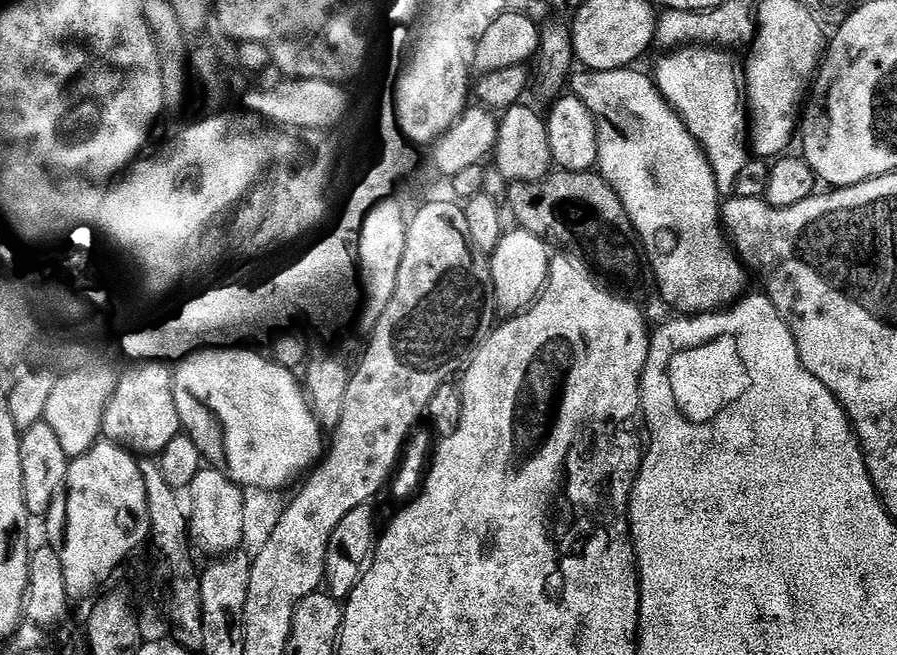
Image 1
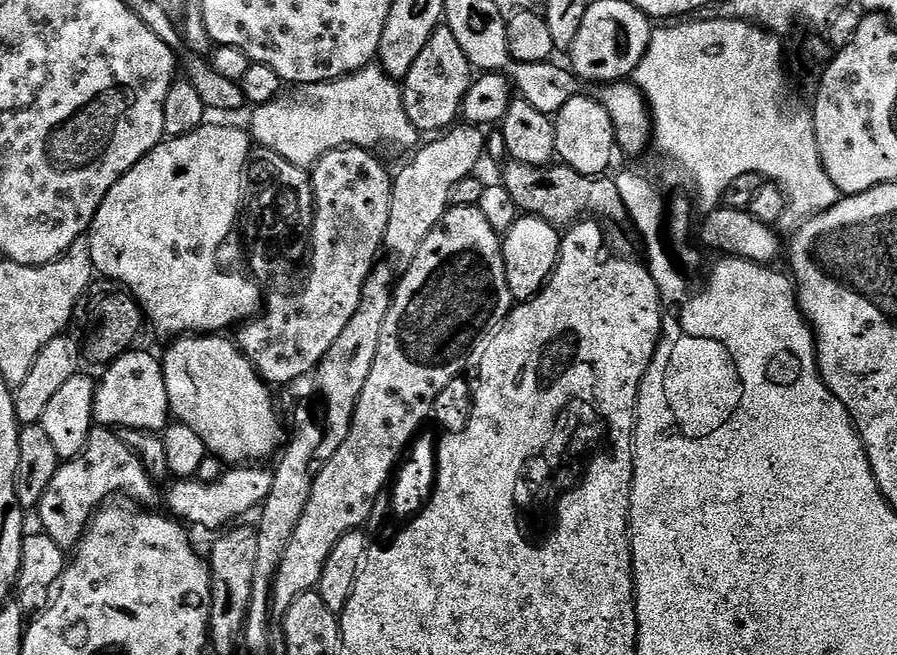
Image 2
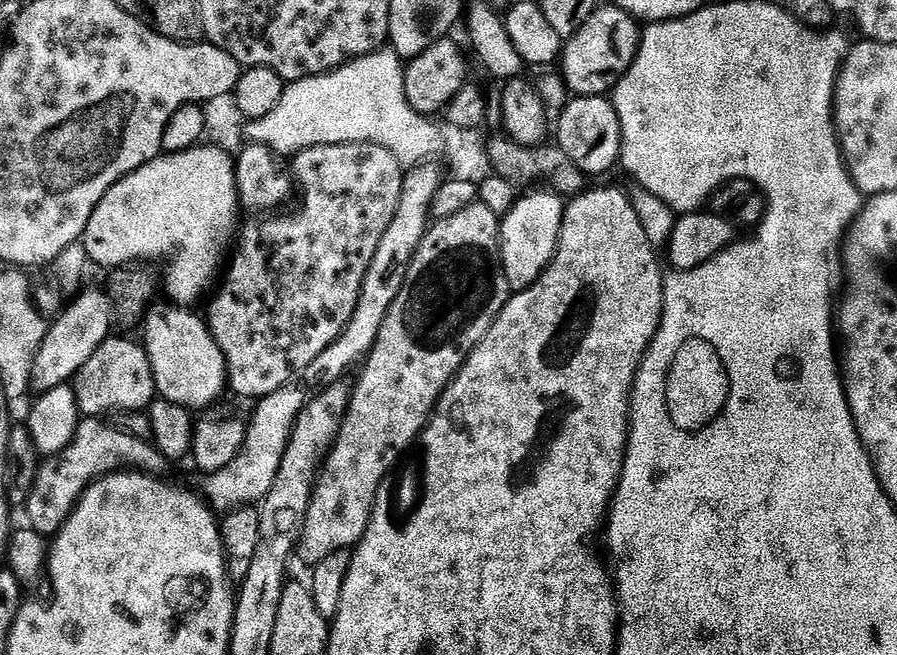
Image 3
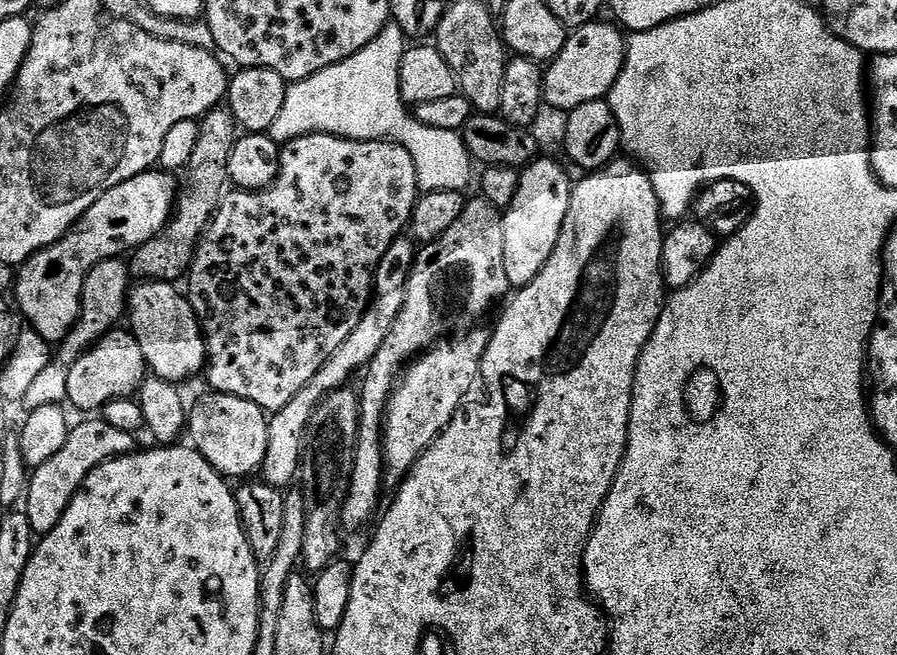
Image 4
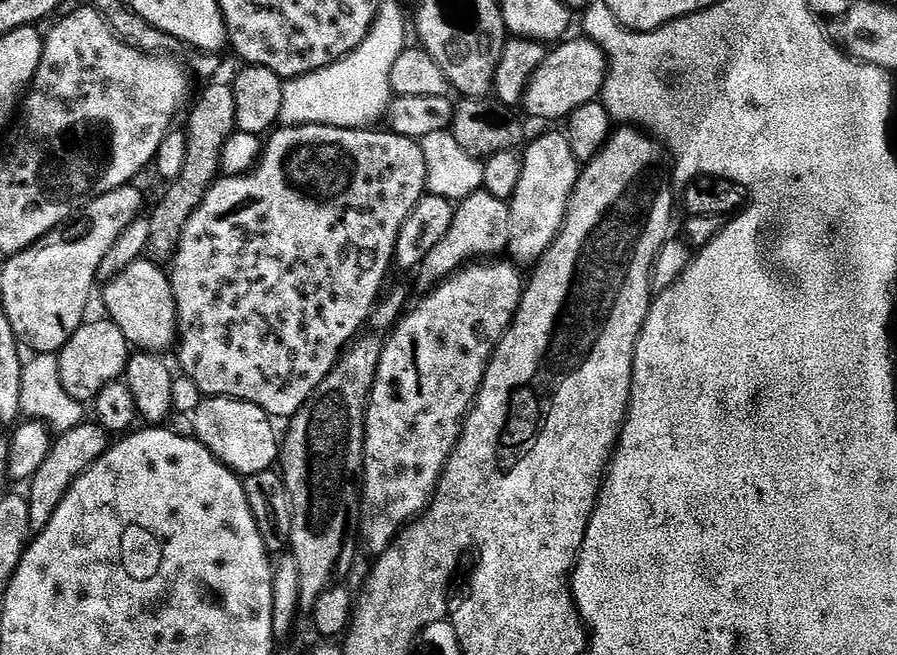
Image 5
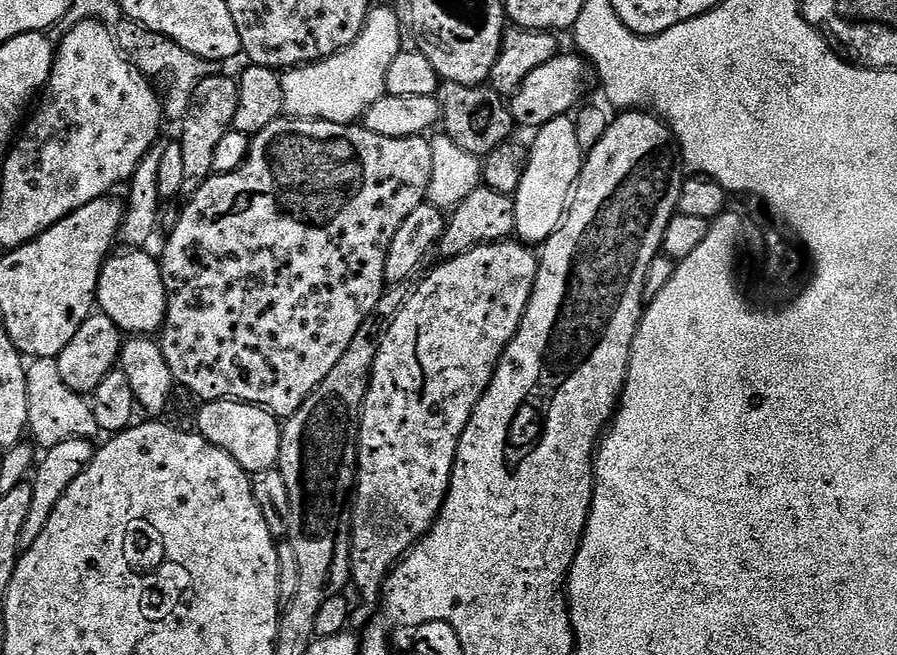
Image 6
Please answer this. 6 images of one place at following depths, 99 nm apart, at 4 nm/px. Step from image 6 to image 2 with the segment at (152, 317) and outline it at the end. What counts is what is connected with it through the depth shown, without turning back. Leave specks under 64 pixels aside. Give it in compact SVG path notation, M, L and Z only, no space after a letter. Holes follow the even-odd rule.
M184 334L179 338L173 339L172 344L165 350L162 355L162 363L164 365L164 381L166 382L166 394L168 395L168 406L171 415L175 417L179 423L190 426L190 430L194 430L194 434L198 434L198 438L202 438L202 442L207 446L209 453L219 461L228 466L244 466L249 462L264 462L264 459L275 450L279 449L280 444L280 420L276 417L276 408L272 405L272 396L269 385L261 380L260 375L253 368L252 364L244 357L243 352L236 347L231 339L223 340L225 337L220 334Z

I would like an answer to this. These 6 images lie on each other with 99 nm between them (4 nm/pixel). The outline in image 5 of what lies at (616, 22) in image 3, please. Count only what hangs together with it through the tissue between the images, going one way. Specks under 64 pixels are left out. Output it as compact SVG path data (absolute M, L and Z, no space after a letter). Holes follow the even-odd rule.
M565 39L557 43L545 55L542 66L530 78L530 86L524 95L523 111L534 118L546 118L553 122L563 121L578 106L593 103L604 91L604 77L608 74L608 58L593 40Z

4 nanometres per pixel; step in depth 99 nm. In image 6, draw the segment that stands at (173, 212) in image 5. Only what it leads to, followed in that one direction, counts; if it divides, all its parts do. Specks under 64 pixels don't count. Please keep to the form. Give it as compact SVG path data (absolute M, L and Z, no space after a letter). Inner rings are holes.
M217 74L203 79L189 97L187 114L181 121L182 132L178 143L182 148L184 182L181 193L192 195L213 173L213 158L218 142L231 131L239 106L239 83L233 78Z

